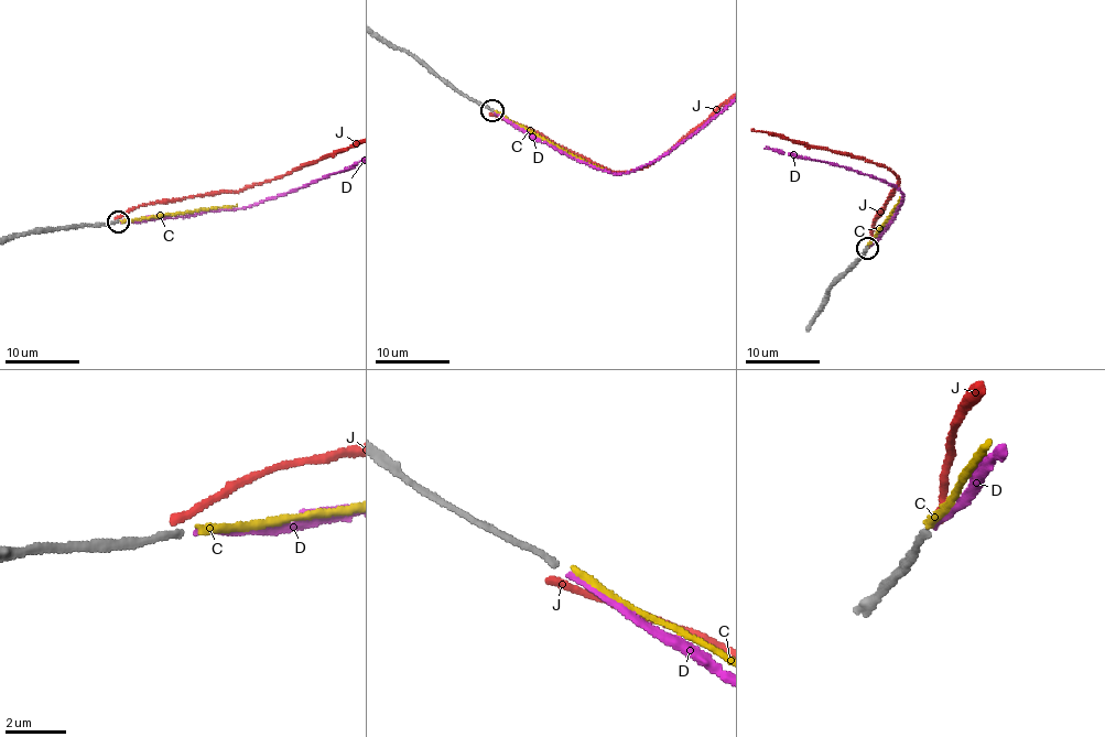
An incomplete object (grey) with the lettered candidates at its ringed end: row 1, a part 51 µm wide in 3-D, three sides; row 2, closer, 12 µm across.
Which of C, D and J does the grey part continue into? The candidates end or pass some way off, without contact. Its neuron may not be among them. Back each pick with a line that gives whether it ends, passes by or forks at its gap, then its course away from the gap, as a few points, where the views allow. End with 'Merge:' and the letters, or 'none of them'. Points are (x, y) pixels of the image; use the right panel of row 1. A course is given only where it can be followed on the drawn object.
D: it ends
Merge: D

